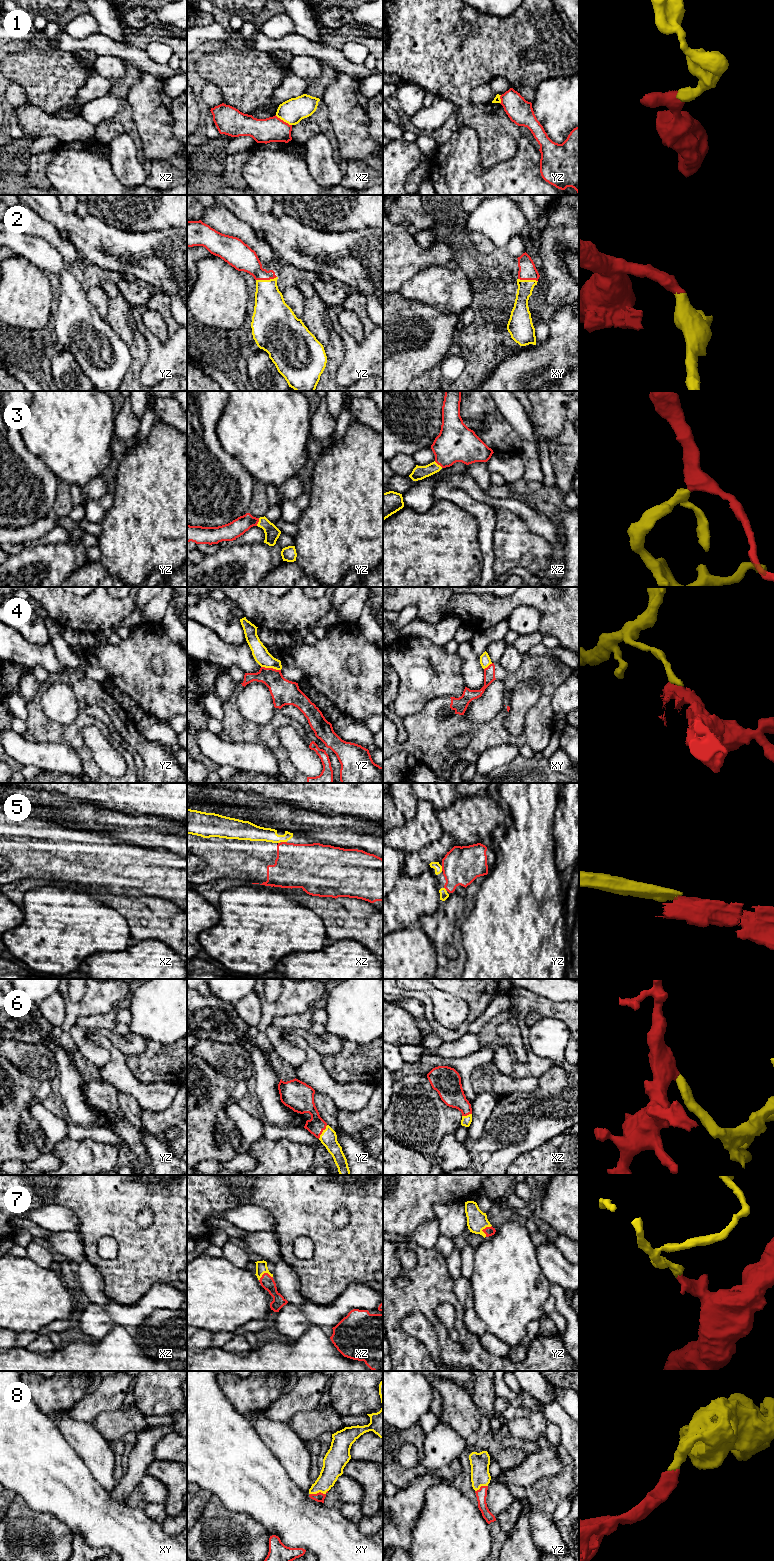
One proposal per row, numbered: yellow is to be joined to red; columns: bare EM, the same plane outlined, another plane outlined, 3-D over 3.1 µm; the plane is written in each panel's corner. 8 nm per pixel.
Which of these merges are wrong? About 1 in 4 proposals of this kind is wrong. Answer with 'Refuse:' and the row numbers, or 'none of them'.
Refuse: 1, 4

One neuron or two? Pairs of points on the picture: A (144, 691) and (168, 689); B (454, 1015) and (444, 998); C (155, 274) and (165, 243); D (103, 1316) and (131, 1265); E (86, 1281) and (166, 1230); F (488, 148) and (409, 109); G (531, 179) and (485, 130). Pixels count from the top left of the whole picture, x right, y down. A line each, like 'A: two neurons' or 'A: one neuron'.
A: one neuron
B: one neuron
C: one neuron
D: two neurons
E: two neurons
F: two neurons
G: two neurons

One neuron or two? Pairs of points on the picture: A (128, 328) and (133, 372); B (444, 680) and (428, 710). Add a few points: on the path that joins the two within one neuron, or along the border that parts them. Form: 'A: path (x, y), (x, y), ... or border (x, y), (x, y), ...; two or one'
A: path (133, 339), (136, 342), (136, 361); one
B: border (449, 696), (436, 696), (432, 698), (416, 713); two

